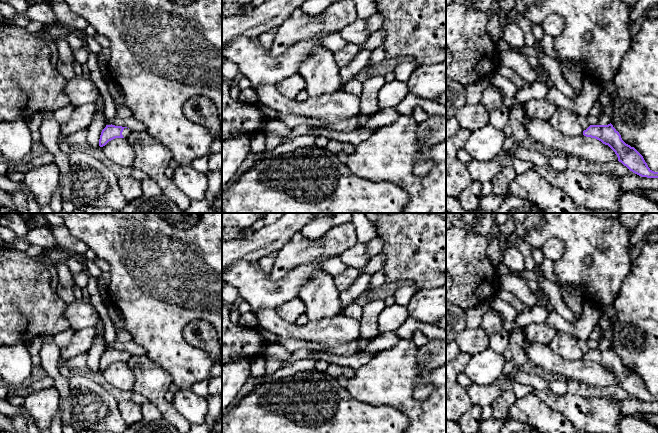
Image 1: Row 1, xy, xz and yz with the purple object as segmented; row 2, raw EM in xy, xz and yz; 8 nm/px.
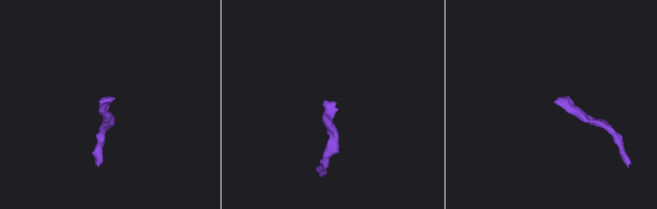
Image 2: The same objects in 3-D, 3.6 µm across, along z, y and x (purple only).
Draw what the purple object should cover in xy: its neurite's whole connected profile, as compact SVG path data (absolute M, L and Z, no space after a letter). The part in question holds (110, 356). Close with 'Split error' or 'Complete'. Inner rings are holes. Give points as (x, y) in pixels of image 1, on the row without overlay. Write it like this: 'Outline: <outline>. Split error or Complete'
Outline: M106 349L106 351L102 354L100 363L99 363L99 370L105 370L109 365L115 362L128 362L130 359L131 354L127 351L122 350L115 350L115 349Z. Split error

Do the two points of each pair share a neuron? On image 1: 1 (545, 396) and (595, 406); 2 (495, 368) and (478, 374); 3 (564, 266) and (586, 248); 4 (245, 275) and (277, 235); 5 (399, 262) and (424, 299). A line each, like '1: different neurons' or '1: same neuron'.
1: same neuron
2: same neuron
3: same neuron
4: different neurons
5: different neurons

